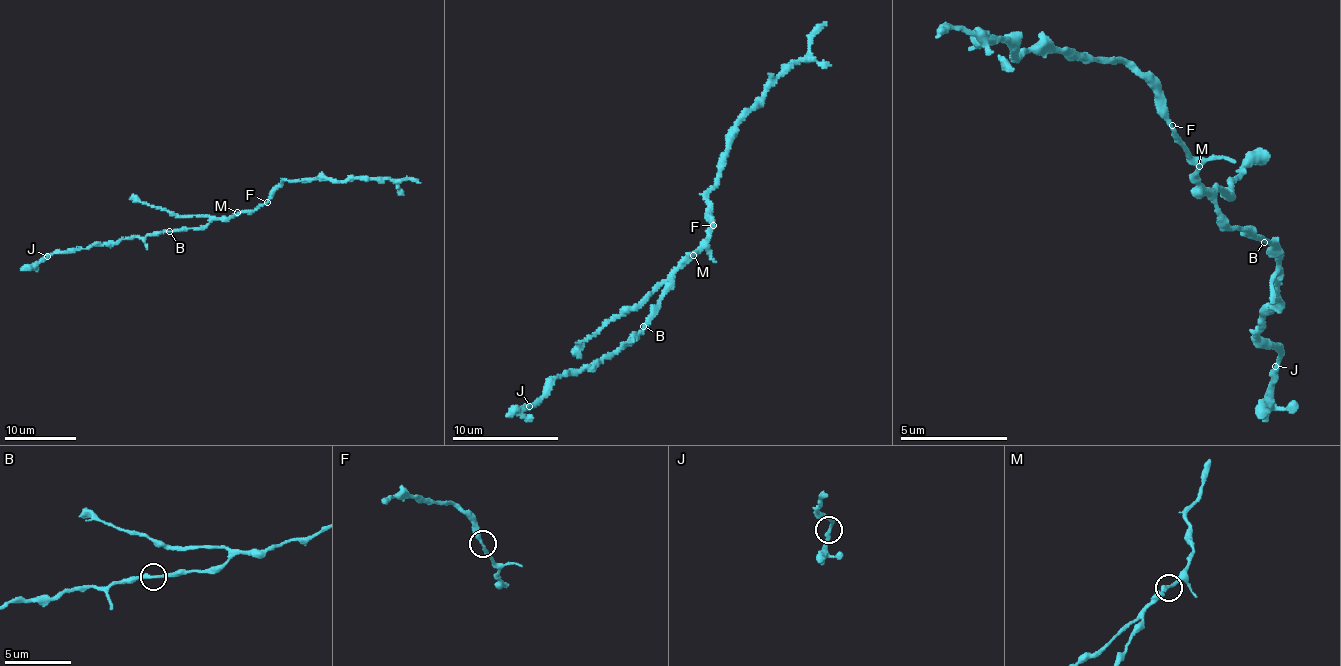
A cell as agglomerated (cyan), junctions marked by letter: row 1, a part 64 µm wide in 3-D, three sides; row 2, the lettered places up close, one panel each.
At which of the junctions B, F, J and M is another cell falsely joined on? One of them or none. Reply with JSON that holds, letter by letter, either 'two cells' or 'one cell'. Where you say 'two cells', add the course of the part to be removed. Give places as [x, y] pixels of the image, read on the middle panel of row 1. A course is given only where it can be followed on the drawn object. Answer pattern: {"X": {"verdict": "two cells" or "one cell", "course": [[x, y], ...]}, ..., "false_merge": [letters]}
{"B": {"verdict": "one cell"}, "F": {"verdict": "one cell"}, "J": {"verdict": "one cell"}, "M": {"verdict": "one cell"}, "false_merge": []}

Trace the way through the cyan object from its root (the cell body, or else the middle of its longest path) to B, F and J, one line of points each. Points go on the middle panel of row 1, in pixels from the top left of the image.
B: (688, 261), (674, 273), (660, 306), (643, 326)
F: (688, 261), (707, 240), (714, 224)
J: (688, 261), (674, 273), (660, 306), (639, 333), (591, 366), (558, 375), (540, 399), (529, 405)

